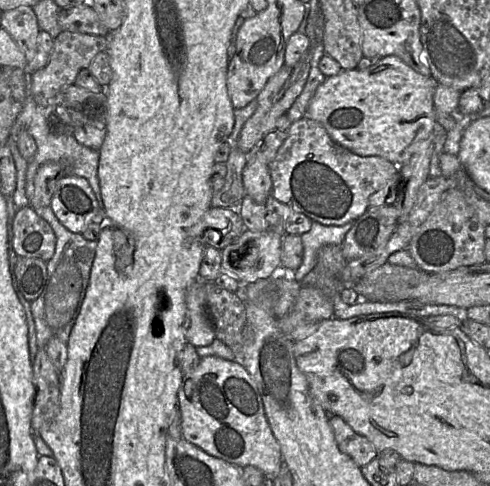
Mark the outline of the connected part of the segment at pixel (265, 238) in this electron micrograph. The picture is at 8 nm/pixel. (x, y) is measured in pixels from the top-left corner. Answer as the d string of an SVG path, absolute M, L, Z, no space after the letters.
M246 229L232 243L221 250L221 273L228 273L234 276L242 284L268 278L277 267L282 266L283 236L271 230L256 232Z

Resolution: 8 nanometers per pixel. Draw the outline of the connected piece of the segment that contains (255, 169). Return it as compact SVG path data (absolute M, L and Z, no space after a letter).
M256 157L249 159L243 170L243 185L246 195L257 203L266 204L273 187L269 164Z

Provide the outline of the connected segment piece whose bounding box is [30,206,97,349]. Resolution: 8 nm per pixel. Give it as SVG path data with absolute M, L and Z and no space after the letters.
M50 206L33 209L38 216L49 223L56 236L55 252L52 258L46 262L46 284L38 298L30 303L37 347L40 349L45 348L47 342L53 337L67 344L89 283L97 241L87 240L80 233L67 230L57 219Z

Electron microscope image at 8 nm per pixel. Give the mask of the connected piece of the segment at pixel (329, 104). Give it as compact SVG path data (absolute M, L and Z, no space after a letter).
M389 55L367 69L344 69L326 77L317 87L305 117L322 124L333 141L355 154L380 156L396 165L402 165L410 160L421 143L433 133L436 122L434 93L437 85L434 77L422 75L398 56Z

